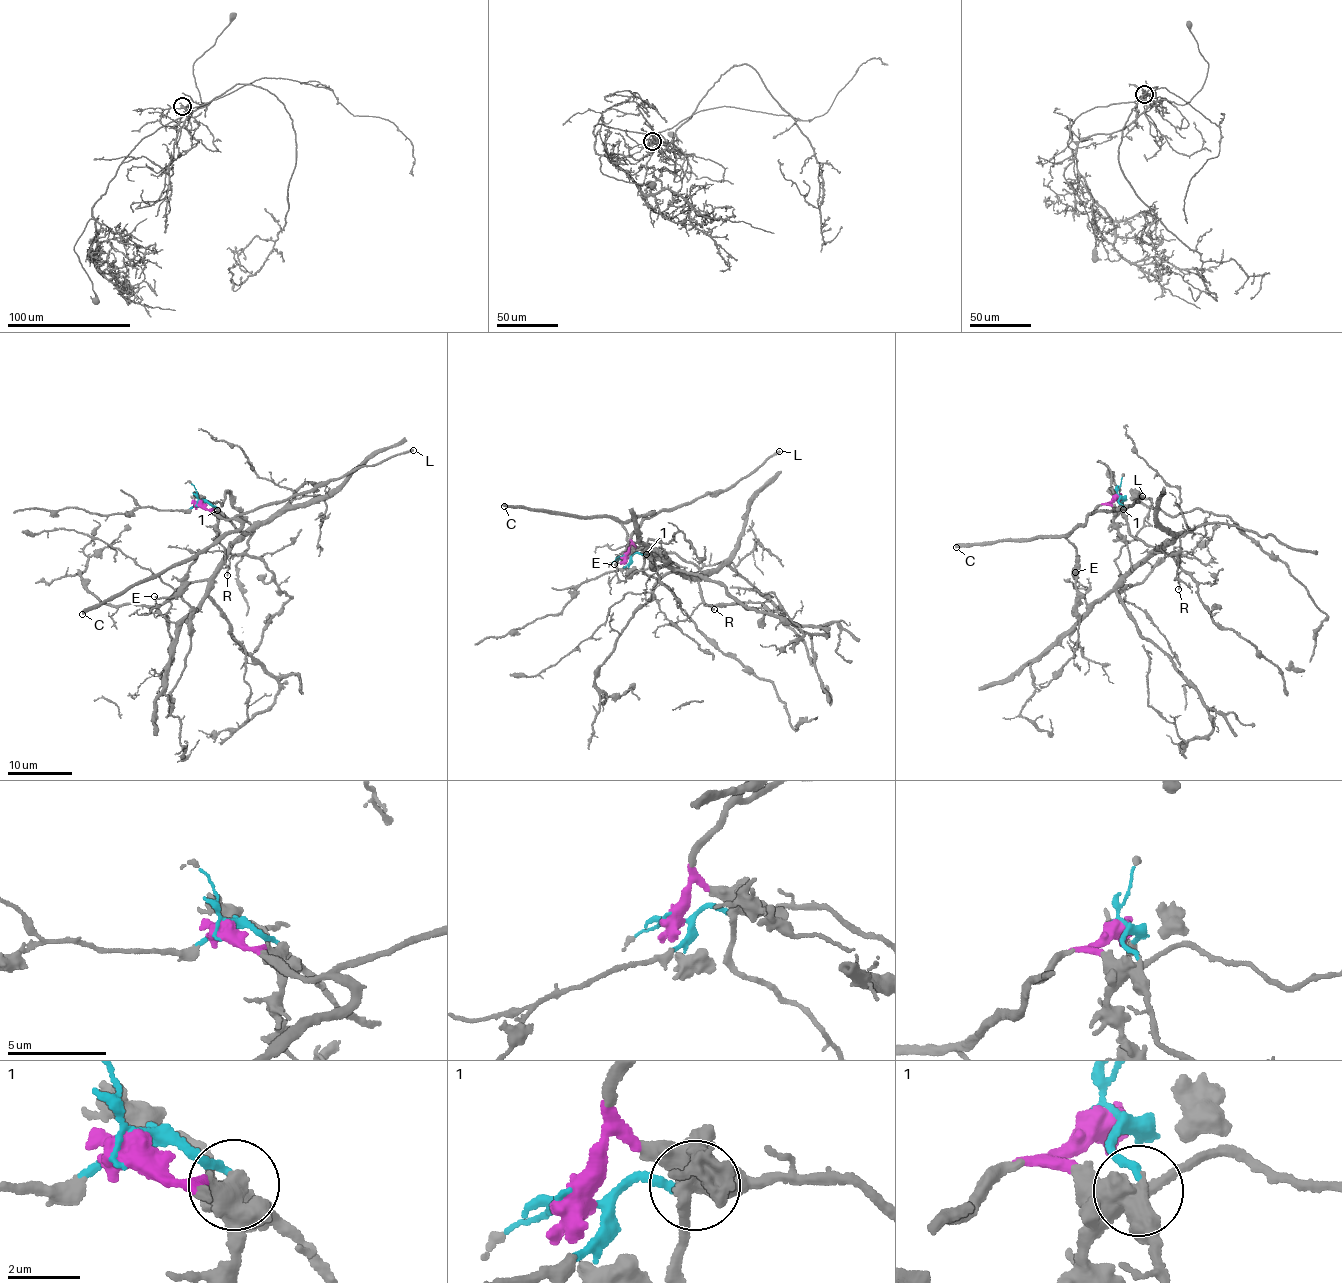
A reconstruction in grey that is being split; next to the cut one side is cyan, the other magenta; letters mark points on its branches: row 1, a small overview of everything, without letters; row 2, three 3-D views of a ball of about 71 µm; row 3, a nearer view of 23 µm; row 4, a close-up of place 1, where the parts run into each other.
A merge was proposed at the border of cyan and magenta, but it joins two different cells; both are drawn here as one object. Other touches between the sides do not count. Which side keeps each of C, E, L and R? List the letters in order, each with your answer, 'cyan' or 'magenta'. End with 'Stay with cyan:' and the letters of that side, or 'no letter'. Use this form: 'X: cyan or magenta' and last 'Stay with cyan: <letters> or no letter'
C: magenta
E: magenta
L: magenta
R: cyan
Stay with cyan: R

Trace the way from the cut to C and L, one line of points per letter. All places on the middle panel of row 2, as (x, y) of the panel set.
C: (625, 557), (630, 547), (630, 532), (652, 512), (618, 522), (607, 517), (551, 514), (503, 505)
L: (625, 557), (630, 547), (630, 532), (643, 519), (656, 512), (690, 504), (696, 498), (731, 489), (780, 451)

